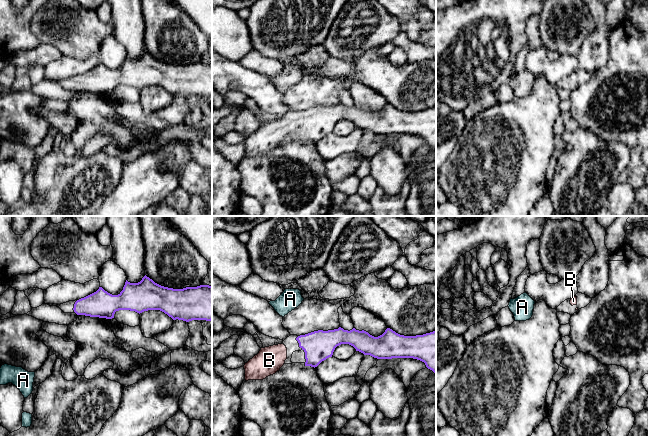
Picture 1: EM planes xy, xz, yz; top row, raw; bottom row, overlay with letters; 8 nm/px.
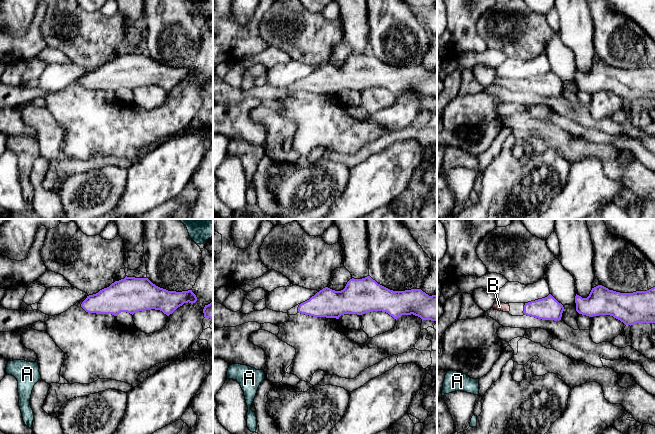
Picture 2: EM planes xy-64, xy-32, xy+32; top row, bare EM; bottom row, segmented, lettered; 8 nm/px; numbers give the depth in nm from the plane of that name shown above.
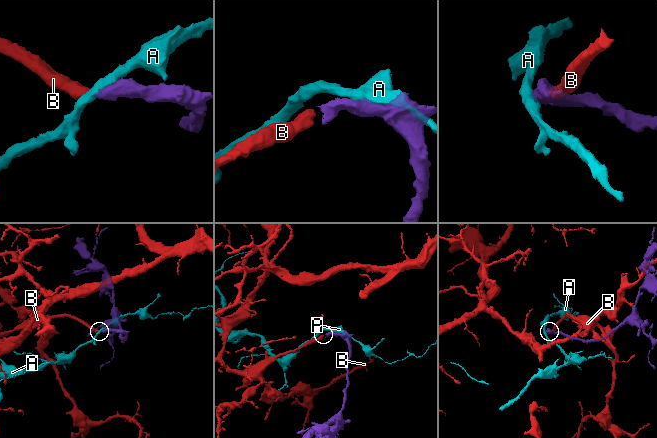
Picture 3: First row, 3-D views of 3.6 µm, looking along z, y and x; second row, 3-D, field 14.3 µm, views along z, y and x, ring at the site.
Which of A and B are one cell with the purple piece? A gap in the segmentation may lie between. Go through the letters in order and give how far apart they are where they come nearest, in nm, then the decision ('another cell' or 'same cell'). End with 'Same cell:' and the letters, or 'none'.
A: gap 200 nm; another cell
B: gap 100 nm; same cell
Same cell: B

